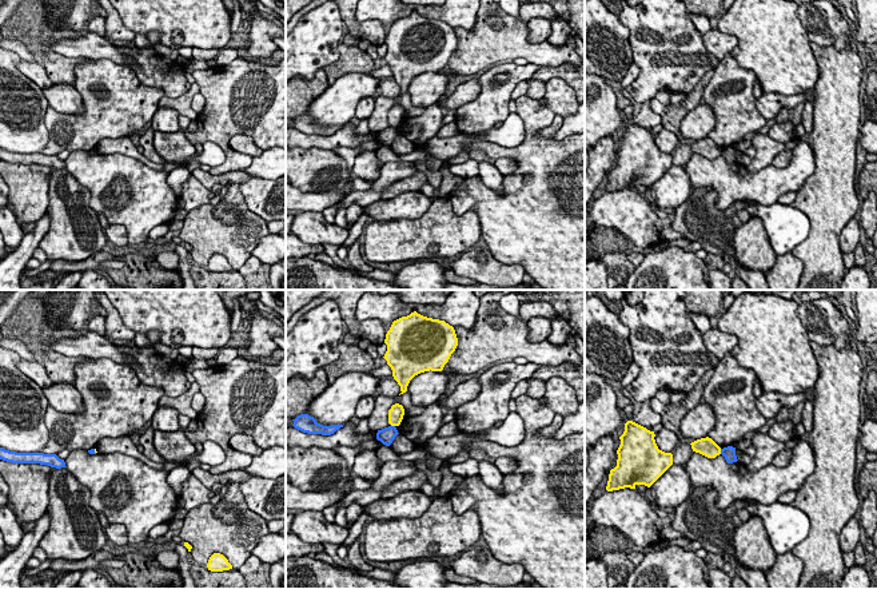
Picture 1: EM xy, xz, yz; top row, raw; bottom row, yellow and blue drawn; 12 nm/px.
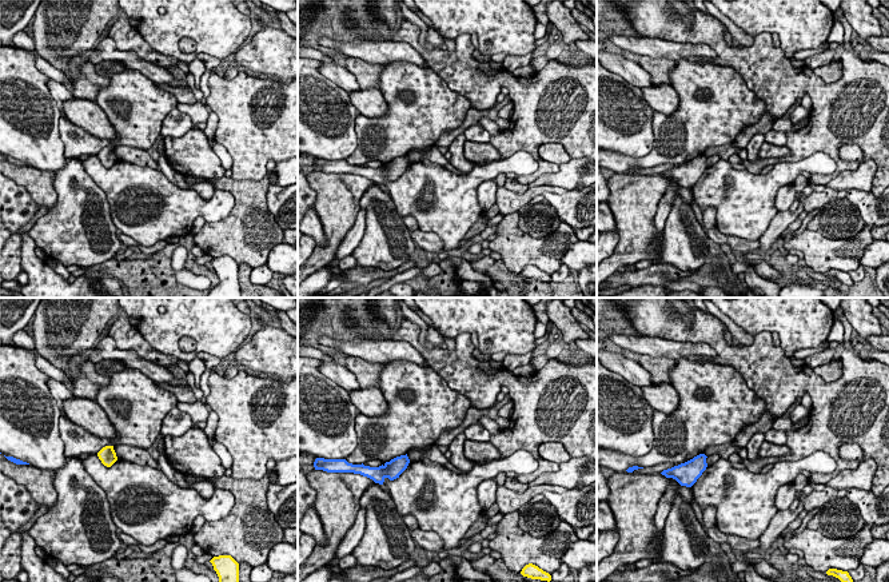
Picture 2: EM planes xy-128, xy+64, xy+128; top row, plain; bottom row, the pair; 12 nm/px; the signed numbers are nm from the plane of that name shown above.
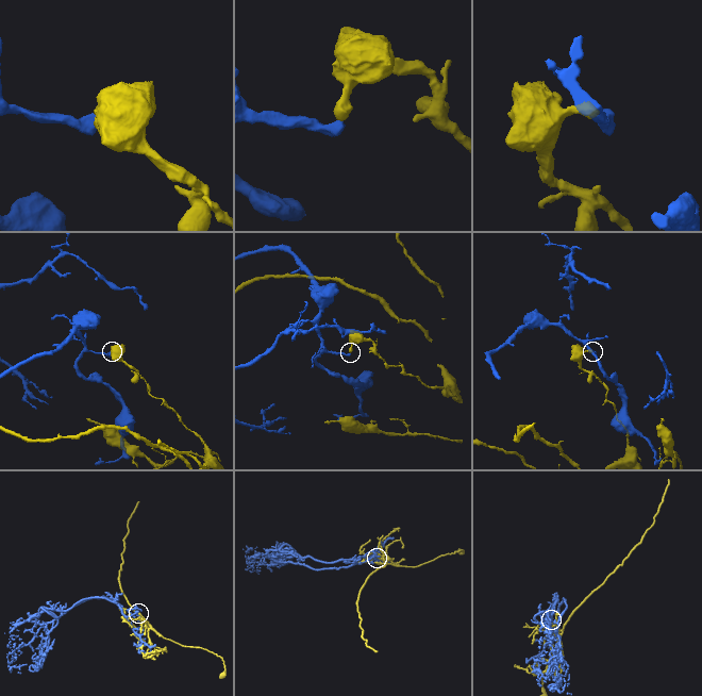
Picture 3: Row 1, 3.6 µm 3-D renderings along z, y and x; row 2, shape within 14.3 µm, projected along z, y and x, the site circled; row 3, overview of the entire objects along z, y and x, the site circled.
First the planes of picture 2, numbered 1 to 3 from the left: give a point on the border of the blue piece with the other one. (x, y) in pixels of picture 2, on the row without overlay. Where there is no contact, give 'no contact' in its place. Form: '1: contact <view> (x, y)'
1: no contact
2: no contact
3: no contact

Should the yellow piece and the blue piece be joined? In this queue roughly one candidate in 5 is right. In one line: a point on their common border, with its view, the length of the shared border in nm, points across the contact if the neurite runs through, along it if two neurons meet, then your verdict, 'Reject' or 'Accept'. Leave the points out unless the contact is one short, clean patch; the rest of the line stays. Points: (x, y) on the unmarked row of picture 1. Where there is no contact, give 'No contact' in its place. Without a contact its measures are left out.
Touches yellow at yz (720, 152). Shared border 70 nm. Boundary: yz (720, 150), (721, 154). Reject

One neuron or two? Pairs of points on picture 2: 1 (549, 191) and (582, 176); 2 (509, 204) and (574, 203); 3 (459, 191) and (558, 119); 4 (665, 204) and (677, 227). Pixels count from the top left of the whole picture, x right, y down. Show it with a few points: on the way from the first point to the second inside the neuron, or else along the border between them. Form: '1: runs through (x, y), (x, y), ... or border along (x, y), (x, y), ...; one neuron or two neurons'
1: border along (529, 186), (575, 188); two neurons
2: runs through (525, 198), (533, 191), (546, 191), (558, 198); one neuron
3: border along (502, 158), (526, 151), (537, 166); two neurons
4: border along (678, 194), (672, 203), (661, 234); two neurons

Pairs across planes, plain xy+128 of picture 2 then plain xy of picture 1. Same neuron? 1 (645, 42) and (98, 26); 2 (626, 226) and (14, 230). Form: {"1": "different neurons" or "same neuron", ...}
{"1": "different neurons", "2": "different neurons"}

